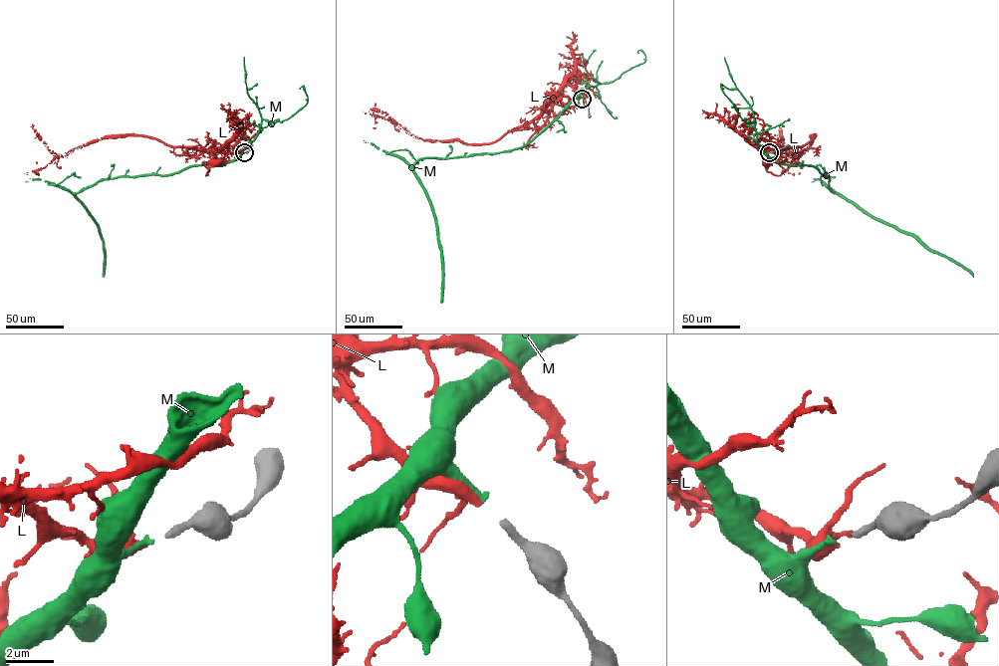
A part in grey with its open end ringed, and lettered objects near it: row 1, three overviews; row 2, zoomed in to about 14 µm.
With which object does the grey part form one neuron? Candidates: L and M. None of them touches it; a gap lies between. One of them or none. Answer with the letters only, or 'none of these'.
M

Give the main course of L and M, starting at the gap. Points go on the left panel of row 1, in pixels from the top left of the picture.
L: (243, 153), (230, 146), (215, 150), (213, 157), (202, 162), (209, 169), (206, 175), (208, 166), (214, 162)
M: (243, 152), (218, 165), (192, 165), (167, 174), (101, 178), (76, 193), (98, 224), (104, 254), (103, 277)

